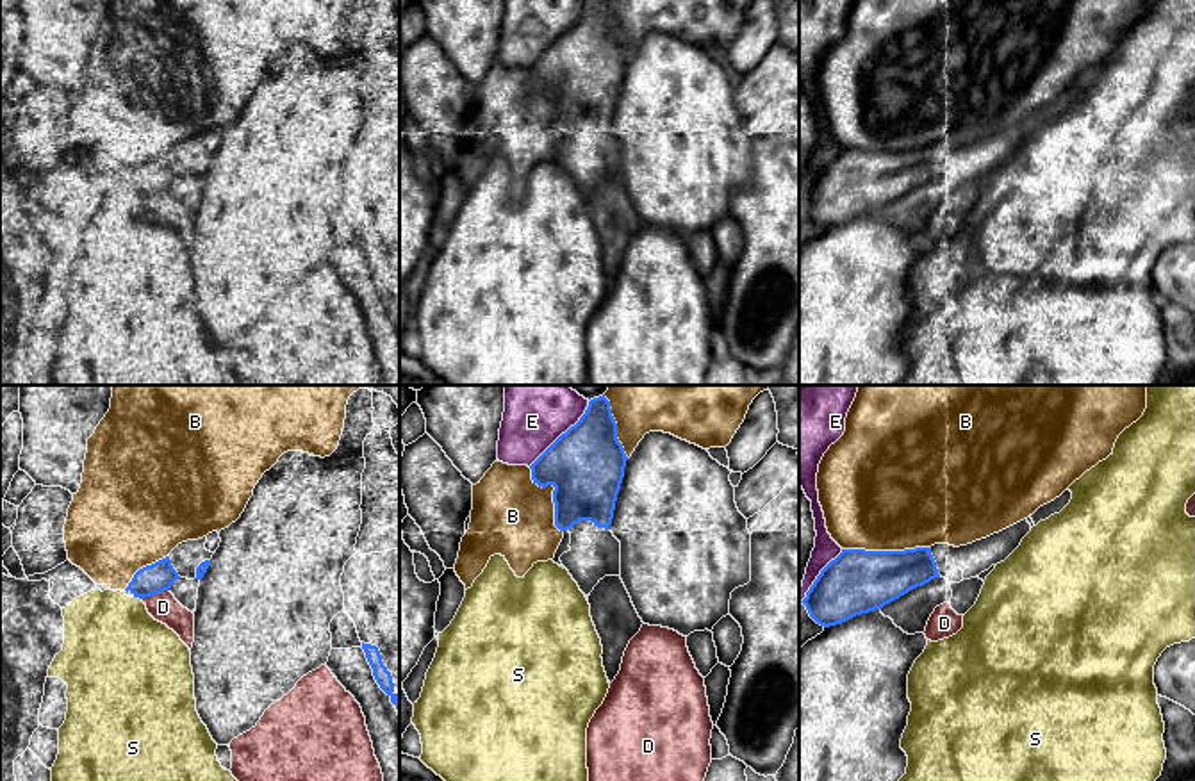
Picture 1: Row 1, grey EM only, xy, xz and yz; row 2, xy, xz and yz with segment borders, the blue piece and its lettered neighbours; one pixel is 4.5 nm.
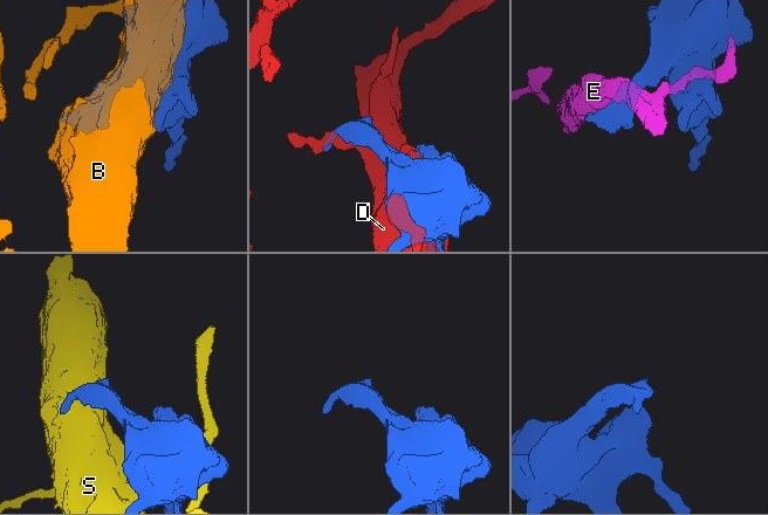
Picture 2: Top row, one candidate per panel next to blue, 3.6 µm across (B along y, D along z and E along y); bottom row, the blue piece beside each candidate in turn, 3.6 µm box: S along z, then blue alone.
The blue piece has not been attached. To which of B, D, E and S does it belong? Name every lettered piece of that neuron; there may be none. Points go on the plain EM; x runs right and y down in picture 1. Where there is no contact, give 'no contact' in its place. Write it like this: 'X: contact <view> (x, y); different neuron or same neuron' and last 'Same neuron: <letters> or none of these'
B: contact yz (885, 152); different neuron
D: contact xy (154, 195); different neuron
E: contact xz (562, 34); different neuron
S: contact xy (138, 197); different neuron
Same neuron: none of these

